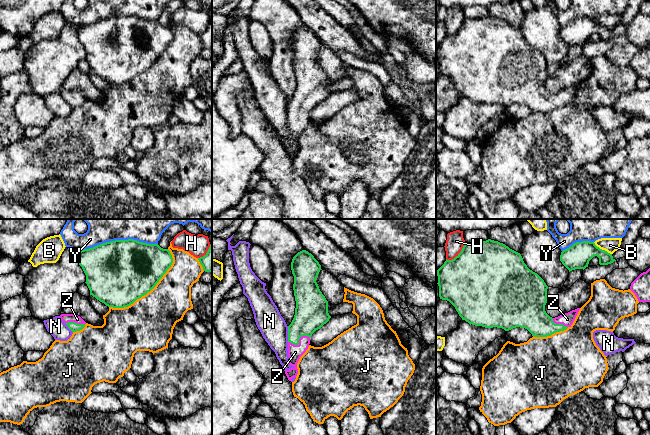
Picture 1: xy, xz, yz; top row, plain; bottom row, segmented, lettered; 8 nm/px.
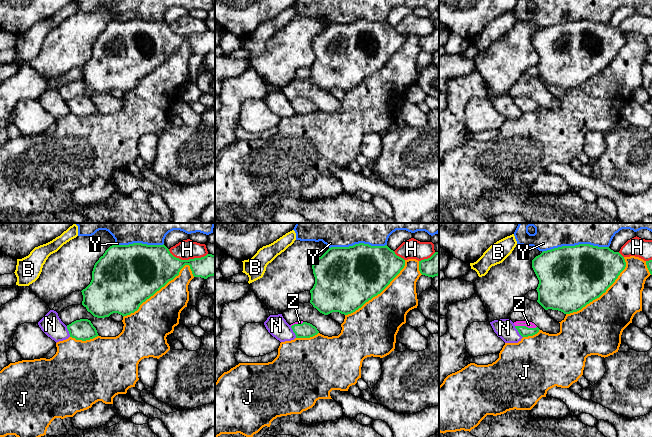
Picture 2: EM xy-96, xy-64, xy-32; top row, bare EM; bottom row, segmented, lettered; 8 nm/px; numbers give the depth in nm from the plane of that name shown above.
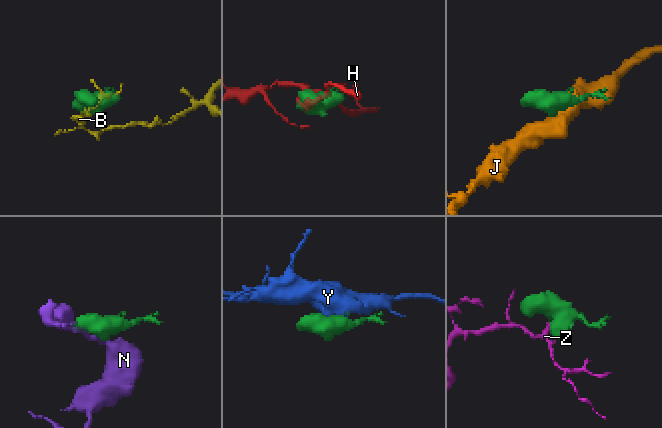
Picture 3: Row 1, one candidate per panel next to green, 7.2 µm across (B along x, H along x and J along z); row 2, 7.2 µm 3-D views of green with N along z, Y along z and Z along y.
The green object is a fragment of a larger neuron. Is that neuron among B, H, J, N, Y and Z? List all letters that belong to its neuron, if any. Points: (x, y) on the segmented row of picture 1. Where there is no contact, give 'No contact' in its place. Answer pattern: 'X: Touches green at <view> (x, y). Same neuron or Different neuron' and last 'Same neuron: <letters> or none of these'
B: Touches green at yz (601, 249). Different neuron
H: Touches green at yz (458, 254). Different neuron
J: Touches green at xy (149, 291). Different neuron
N: Touches green at xz (288, 334). Different neuron
Y: Touches green at xy (119, 240). Different neuron
Z: Touches green at xz (298, 341). Same neuron
Same neuron: Z

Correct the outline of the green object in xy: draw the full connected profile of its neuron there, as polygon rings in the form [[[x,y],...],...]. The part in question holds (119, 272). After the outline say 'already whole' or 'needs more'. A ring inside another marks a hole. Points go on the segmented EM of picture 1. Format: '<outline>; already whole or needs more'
[[[115,240],[81,250],[77,261],[86,275],[90,295],[108,307],[124,308],[150,292],[173,263],[168,249],[137,240]]]; already whole

